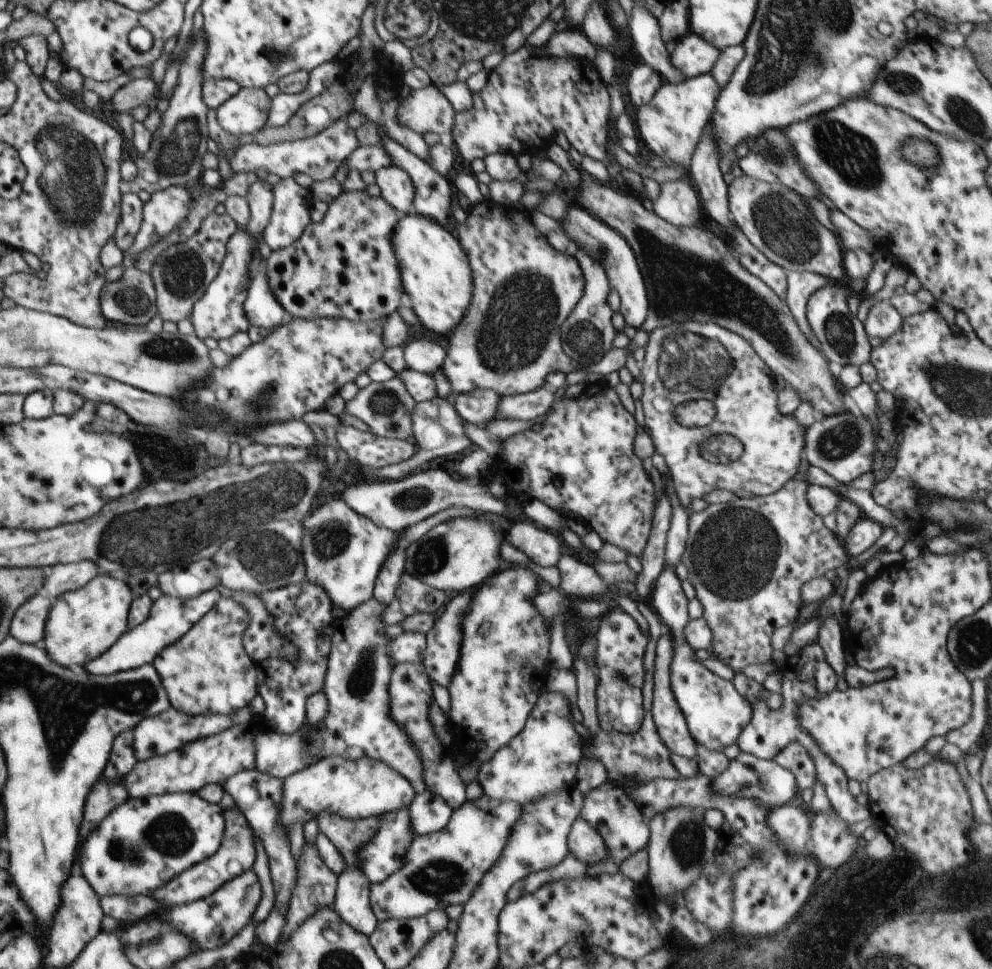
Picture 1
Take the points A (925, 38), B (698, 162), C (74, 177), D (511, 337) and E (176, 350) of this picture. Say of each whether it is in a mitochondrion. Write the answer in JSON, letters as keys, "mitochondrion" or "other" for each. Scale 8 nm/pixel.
{"A":"other","B":"other","C":"mitochondrion","D":"mitochondrion","E":"mitochondrion"}

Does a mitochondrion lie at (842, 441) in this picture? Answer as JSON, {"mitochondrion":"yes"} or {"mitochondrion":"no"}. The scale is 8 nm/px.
{"mitochondrion":"yes"}

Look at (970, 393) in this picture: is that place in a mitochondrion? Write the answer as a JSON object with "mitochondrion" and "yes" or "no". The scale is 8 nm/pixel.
{"mitochondrion":"yes"}

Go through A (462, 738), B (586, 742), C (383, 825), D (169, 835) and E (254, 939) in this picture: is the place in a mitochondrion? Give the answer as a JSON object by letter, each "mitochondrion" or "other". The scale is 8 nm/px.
{"A":"other","B":"other","C":"other","D":"mitochondrion","E":"other"}

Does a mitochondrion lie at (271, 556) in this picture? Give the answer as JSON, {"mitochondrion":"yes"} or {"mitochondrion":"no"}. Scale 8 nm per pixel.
{"mitochondrion":"yes"}

